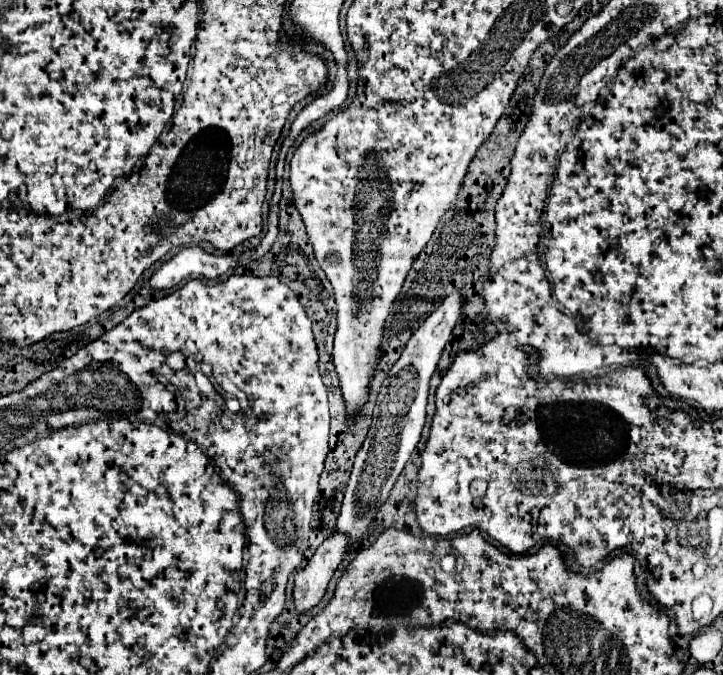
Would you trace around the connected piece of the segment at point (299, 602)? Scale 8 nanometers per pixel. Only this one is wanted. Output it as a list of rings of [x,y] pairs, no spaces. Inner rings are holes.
[[[330,534],[306,568],[298,570],[294,578],[294,606],[298,614],[310,612],[324,596],[328,582],[346,554],[348,538],[344,534]]]

